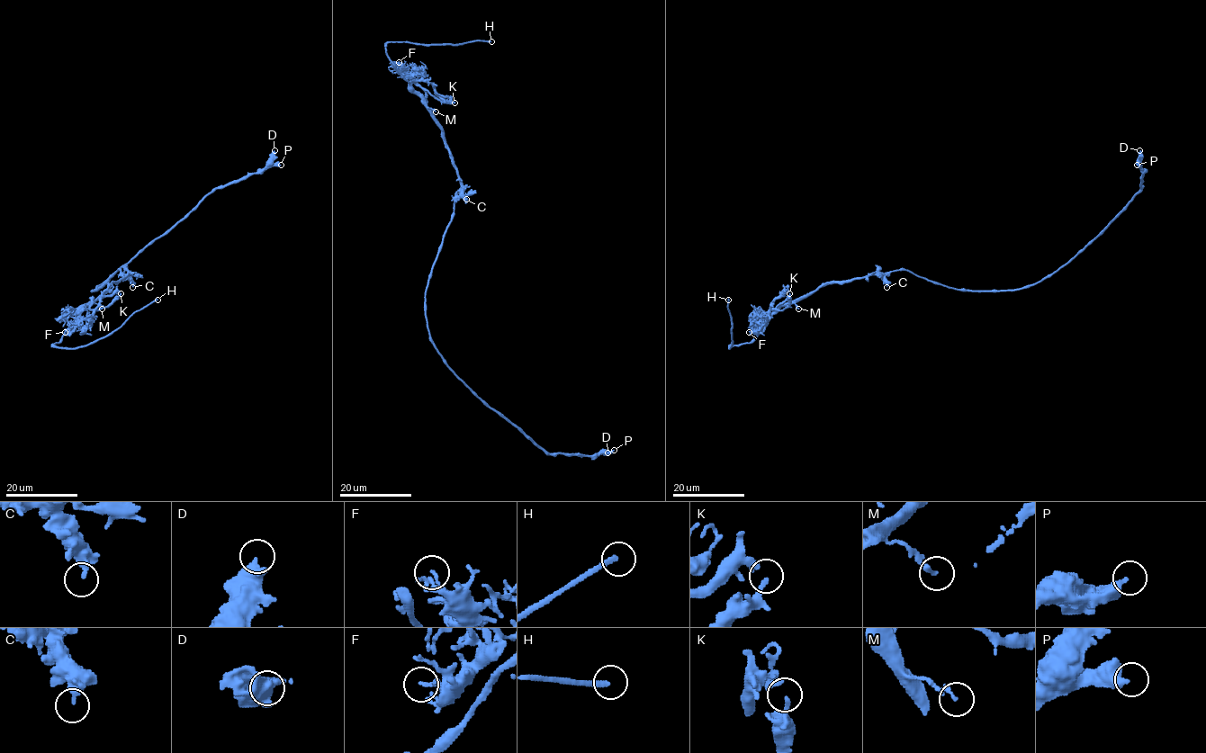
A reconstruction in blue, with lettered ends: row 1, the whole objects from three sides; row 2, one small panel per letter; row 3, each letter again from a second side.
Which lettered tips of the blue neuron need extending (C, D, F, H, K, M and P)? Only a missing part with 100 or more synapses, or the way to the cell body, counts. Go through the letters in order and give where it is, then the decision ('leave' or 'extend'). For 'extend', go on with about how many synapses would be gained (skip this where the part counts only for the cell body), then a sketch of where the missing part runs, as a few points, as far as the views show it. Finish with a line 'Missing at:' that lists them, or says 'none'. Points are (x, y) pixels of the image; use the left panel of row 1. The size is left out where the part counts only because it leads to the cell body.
C: at (132, 287); leave
D: at (274, 150); leave
F: at (65, 332); leave
H: at (157, 300); extend; missing branch runs (157, 300), (182, 282), (194, 281)
K: at (121, 293); leave
M: at (102, 309); leave
P: at (281, 165); leave
Missing at: H

